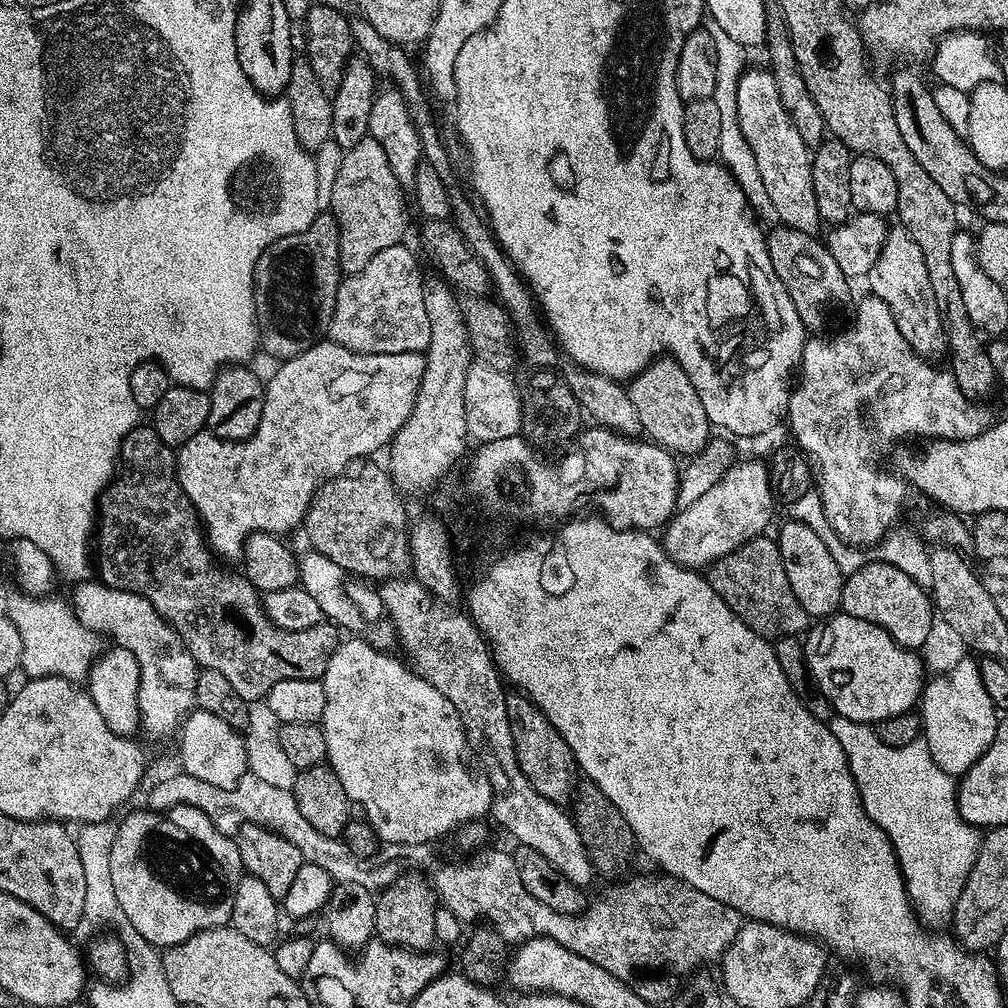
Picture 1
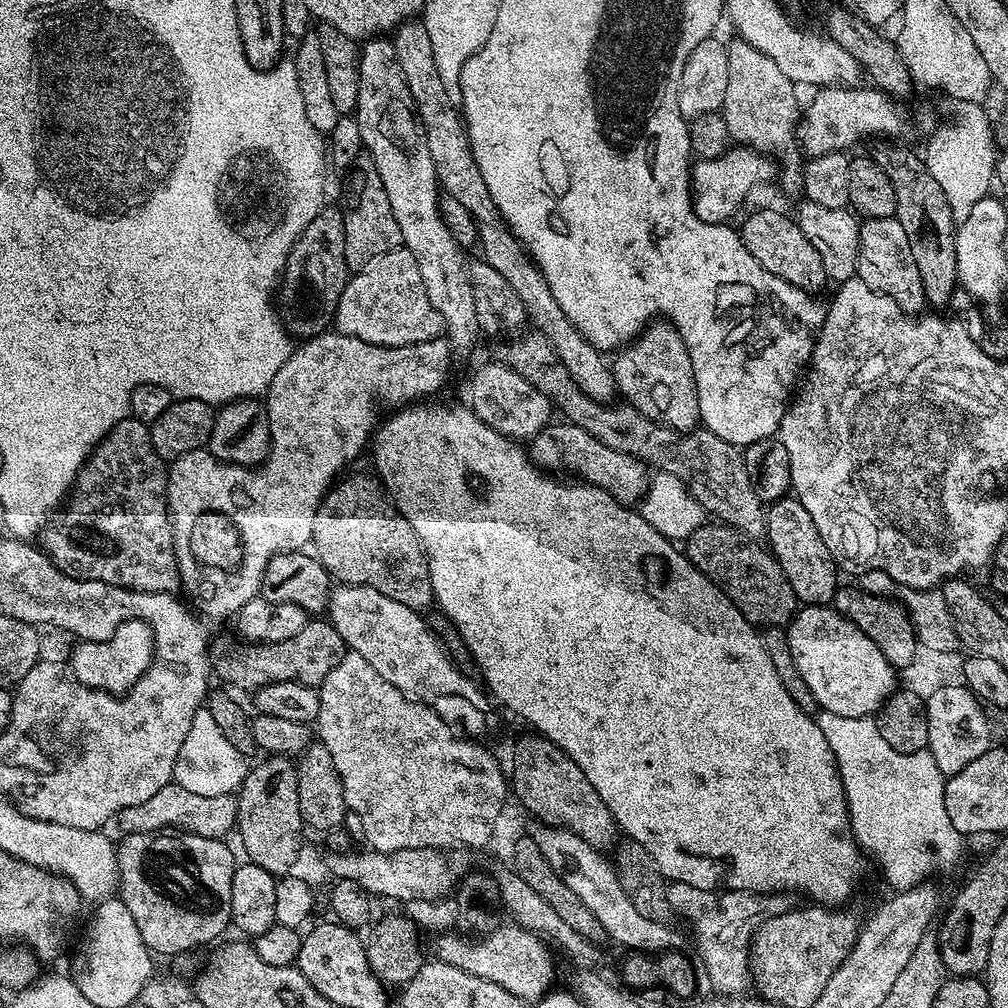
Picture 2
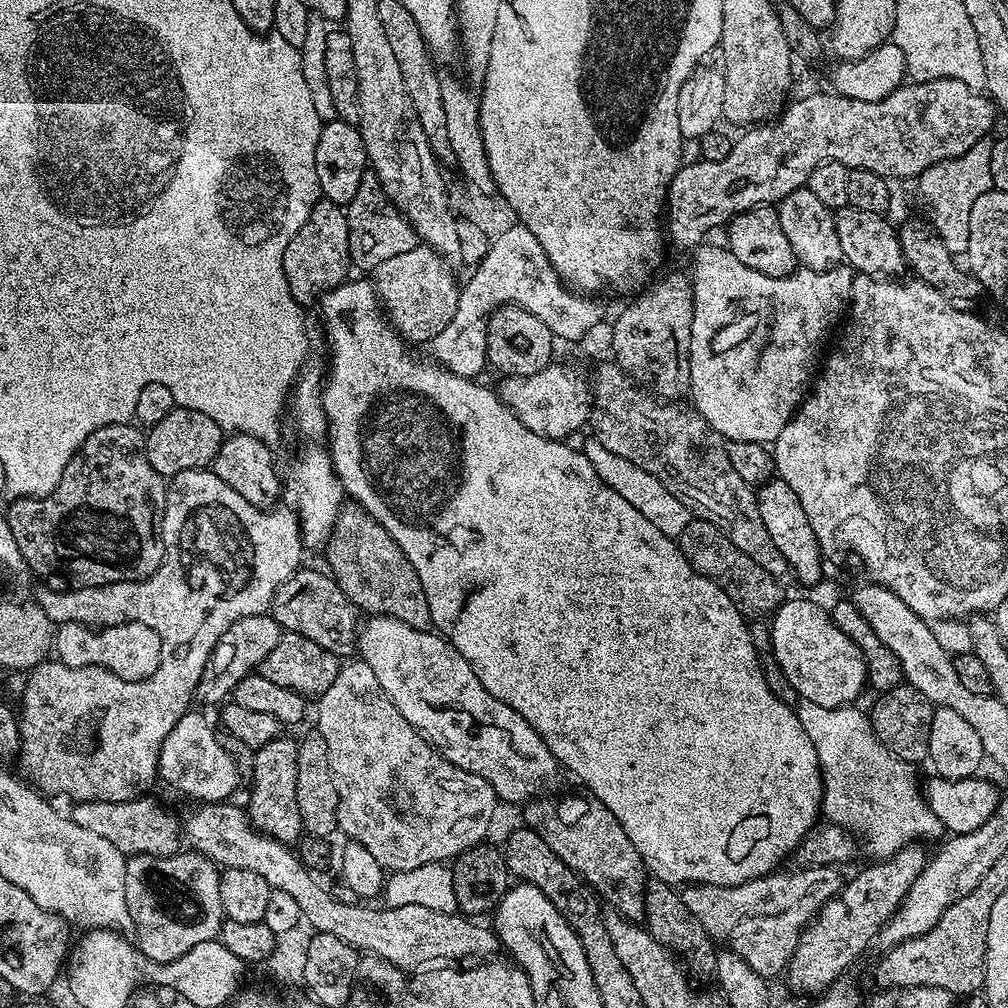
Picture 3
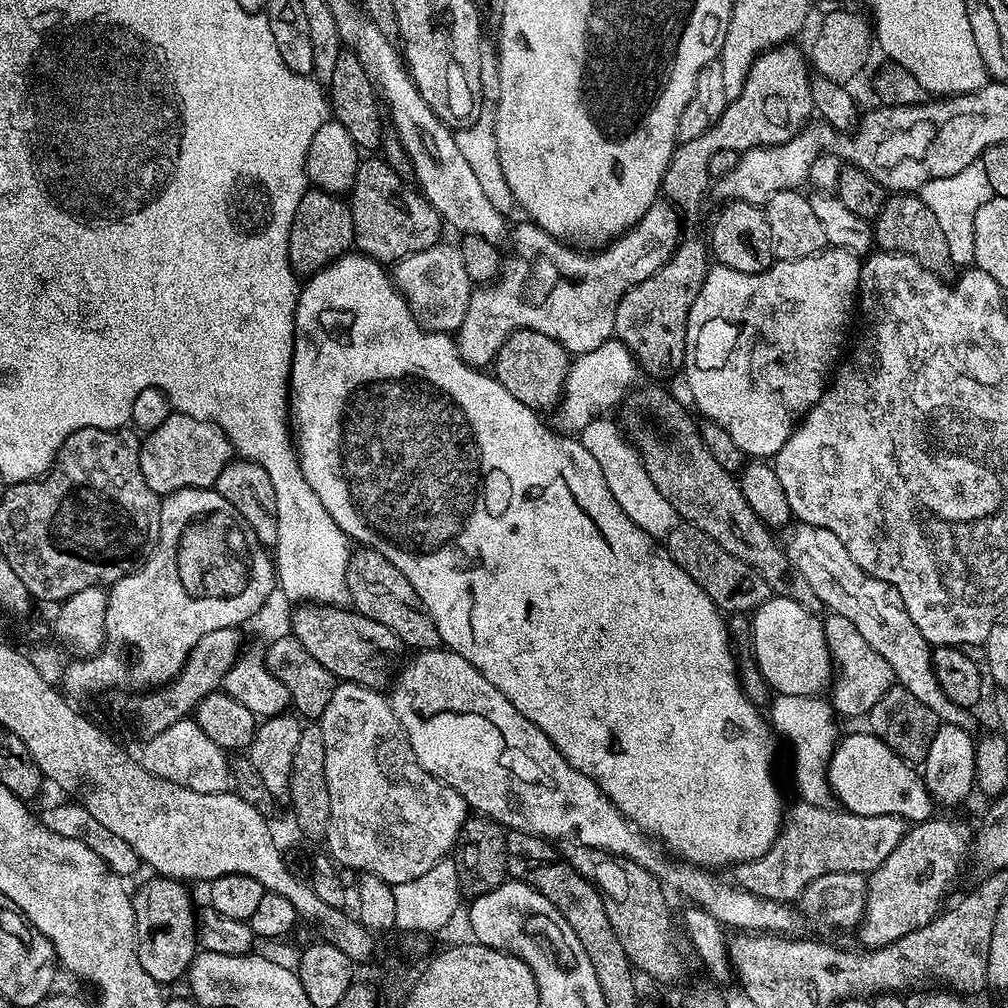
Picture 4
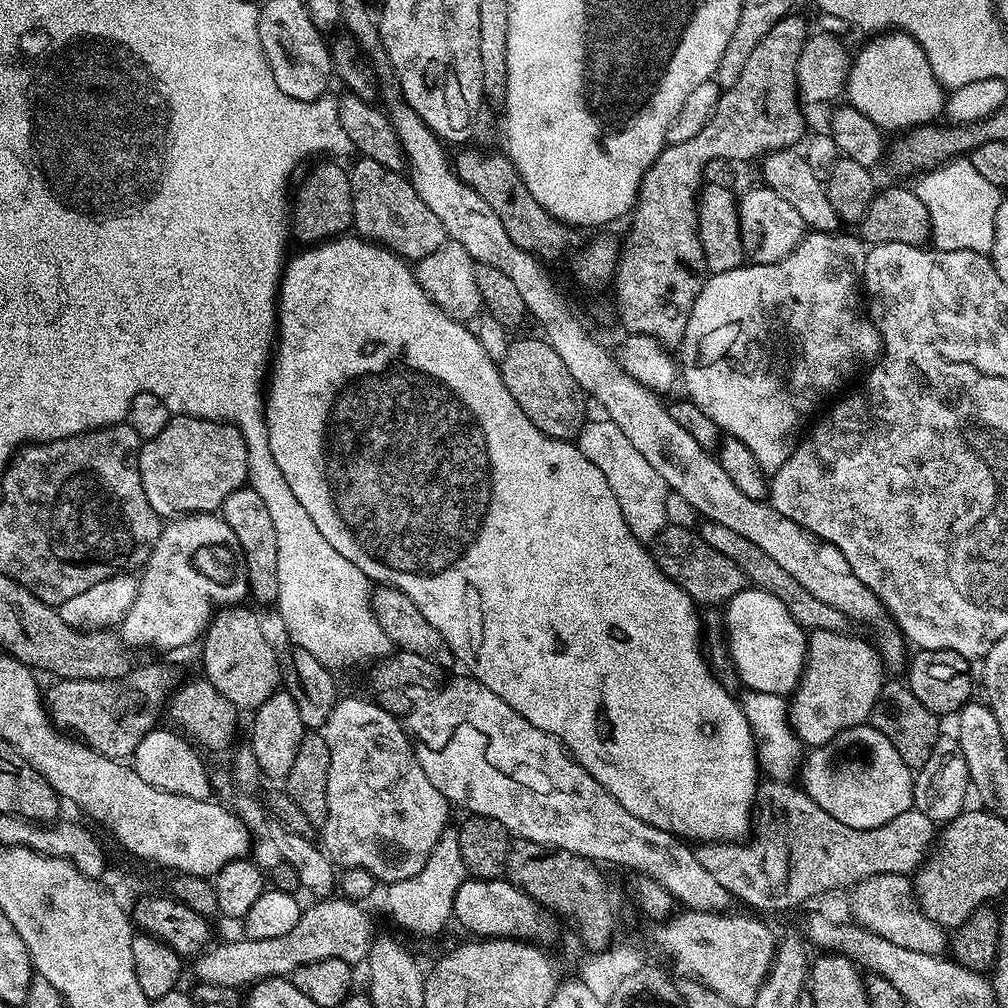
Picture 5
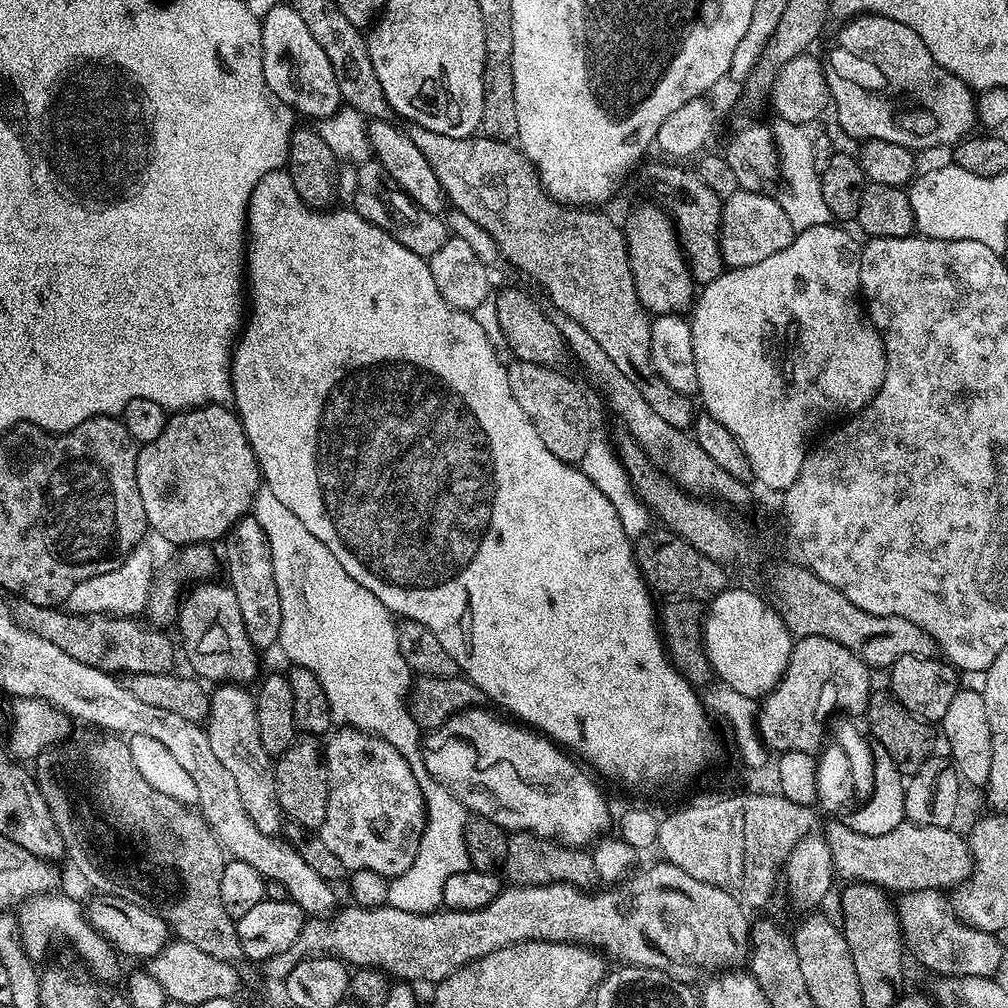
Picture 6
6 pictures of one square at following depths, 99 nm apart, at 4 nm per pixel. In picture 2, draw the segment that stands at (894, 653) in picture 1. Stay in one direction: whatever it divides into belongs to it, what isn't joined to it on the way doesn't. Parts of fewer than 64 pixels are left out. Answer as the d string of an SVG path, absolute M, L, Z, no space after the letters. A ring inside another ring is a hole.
M801 607L786 628L790 654L821 709L842 718L875 717L898 688L898 672L878 646L835 607Z

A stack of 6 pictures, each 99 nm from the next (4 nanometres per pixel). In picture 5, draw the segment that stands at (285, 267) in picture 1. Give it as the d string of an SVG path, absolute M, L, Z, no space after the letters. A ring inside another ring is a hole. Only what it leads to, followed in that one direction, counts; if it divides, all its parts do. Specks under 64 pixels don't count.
M328 158L325 159L325 164L316 164L313 166L312 169L309 170L308 172L308 177L305 178L304 181L301 182L300 184L300 189L297 190L296 192L296 197L295 192L294 195L291 197L290 200L290 232L292 235L292 232L294 235L297 236L298 239L301 240L301 245L304 246L315 246L317 244L323 244L325 240L334 240L336 239L337 236L343 236L345 233L349 231L353 227L353 222L352 222L352 177L350 175L349 169L347 167L343 168L342 165L343 163L337 162L335 159Z

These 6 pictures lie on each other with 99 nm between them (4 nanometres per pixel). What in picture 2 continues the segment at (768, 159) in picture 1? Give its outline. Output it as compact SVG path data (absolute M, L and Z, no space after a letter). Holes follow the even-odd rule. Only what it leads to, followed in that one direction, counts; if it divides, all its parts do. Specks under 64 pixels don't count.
M739 38L733 39L728 44L728 61L730 62L730 79L726 81L726 98L722 115L728 135L737 145L745 148L752 148L755 152L767 154L777 165L784 169L779 169L780 188L788 196L800 196L804 187L804 173L802 171L801 149L798 147L798 125L802 115L802 103L796 97L797 85L793 84L782 71L778 70L777 63L761 50L756 50L754 46L748 45L746 41Z

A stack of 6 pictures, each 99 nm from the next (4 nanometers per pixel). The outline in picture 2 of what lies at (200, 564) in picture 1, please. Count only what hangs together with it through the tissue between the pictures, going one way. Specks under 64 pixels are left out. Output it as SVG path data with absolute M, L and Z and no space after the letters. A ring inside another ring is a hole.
M129 418L118 421L112 427L112 431L93 448L88 459L85 460L83 466L80 468L80 473L77 474L76 480L71 486L70 495L66 500L67 508L68 512L61 511L42 532L42 541L44 540L44 544L42 543L43 551L47 553L49 559L55 562L58 570L62 570L67 576L73 576L79 580L102 582L107 587L128 588L131 592L169 591L170 585L168 585L168 580L175 581L178 573L176 571L176 551L172 548L172 529L168 515L168 468L164 459L154 450L152 429L149 425L142 423L140 420ZM324 618L313 619L304 627L302 634L294 634L294 638L286 638L286 642L252 646L247 650L249 652L239 652L232 648L225 656L220 656L217 660L215 657L215 675L217 672L226 683L249 690L278 682L318 686L326 678L326 674L330 674L330 670L334 670L334 666L342 662L346 651L342 634L338 634L332 623Z

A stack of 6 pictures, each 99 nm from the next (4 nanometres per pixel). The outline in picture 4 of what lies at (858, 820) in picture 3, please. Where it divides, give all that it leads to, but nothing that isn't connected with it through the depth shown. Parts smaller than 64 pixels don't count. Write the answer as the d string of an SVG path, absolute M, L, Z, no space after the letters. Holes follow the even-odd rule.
M794 694L777 695L775 699L770 723L782 740L784 735L785 742L792 747L792 776L800 791L799 799L805 804L825 806L833 799L832 788L828 784L828 763L838 739L837 721L834 719L831 703L820 696Z

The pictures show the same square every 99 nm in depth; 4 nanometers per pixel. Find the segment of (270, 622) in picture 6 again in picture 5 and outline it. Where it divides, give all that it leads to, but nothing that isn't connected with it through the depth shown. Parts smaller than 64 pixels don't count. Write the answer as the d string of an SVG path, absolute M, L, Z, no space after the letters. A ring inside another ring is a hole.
M250 486L234 490L230 498L218 509L219 515L234 530L238 540L240 555L244 558L244 569L248 575L248 591L251 599L260 604L275 605L278 598L278 537L274 535L274 522L262 503L262 498Z

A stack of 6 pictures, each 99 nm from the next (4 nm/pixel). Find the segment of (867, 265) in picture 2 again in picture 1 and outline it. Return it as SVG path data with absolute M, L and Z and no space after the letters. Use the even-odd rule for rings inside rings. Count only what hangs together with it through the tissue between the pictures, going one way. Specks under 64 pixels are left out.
M896 226L889 231L866 283L872 287L869 288L871 295L882 298L882 302L890 306L890 314L894 314L902 338L906 338L918 355L936 358L940 351L945 351L944 327L938 318L938 306L934 306L934 289L930 287L926 262L922 259L922 250L918 250L914 238L910 238L904 228Z

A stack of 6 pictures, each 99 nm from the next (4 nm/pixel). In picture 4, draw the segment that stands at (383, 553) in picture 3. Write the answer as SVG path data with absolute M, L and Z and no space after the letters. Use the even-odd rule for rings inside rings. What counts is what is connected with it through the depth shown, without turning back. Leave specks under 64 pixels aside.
M360 546L349 555L346 586L351 607L374 622L382 622L382 626L393 632L405 649L408 647L412 648L411 650L423 650L441 647L438 626L434 626L414 586L410 586L404 575L390 562L386 562L386 558L373 548Z

